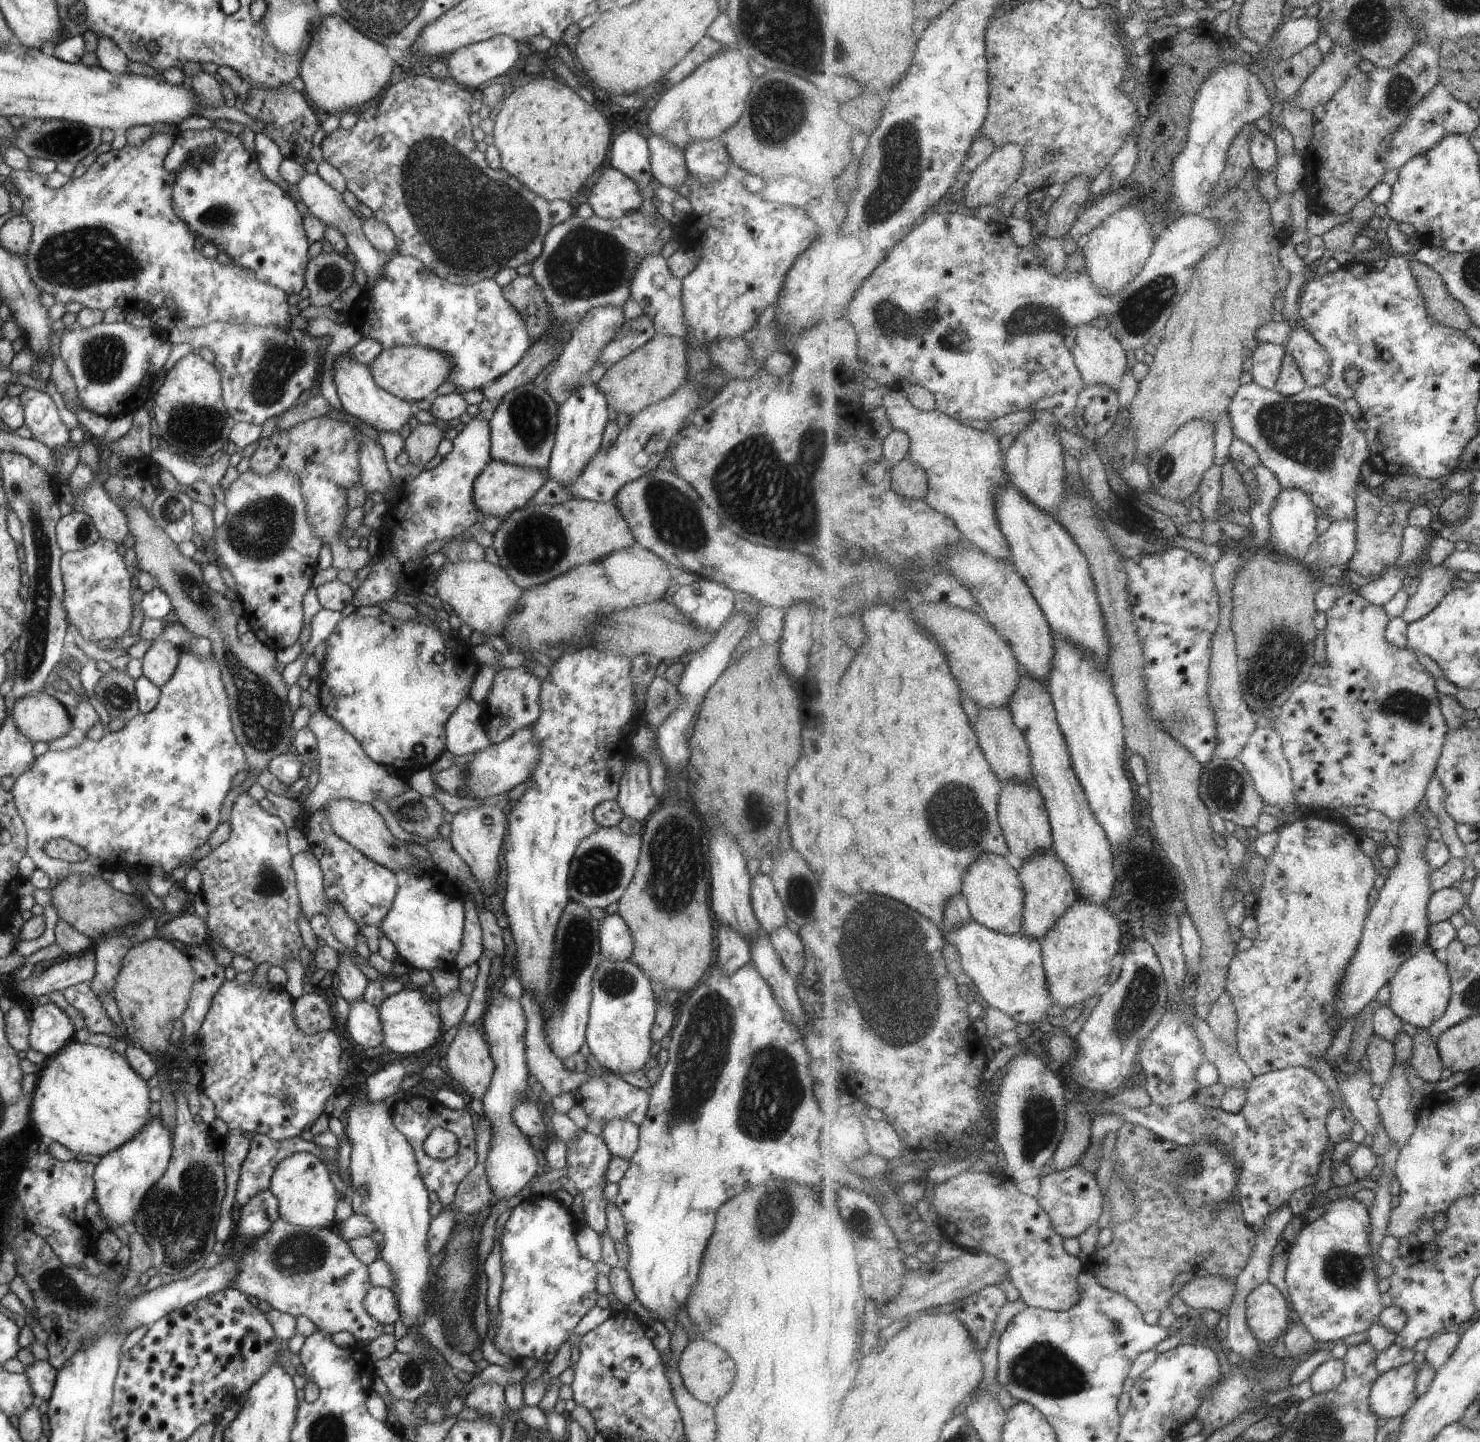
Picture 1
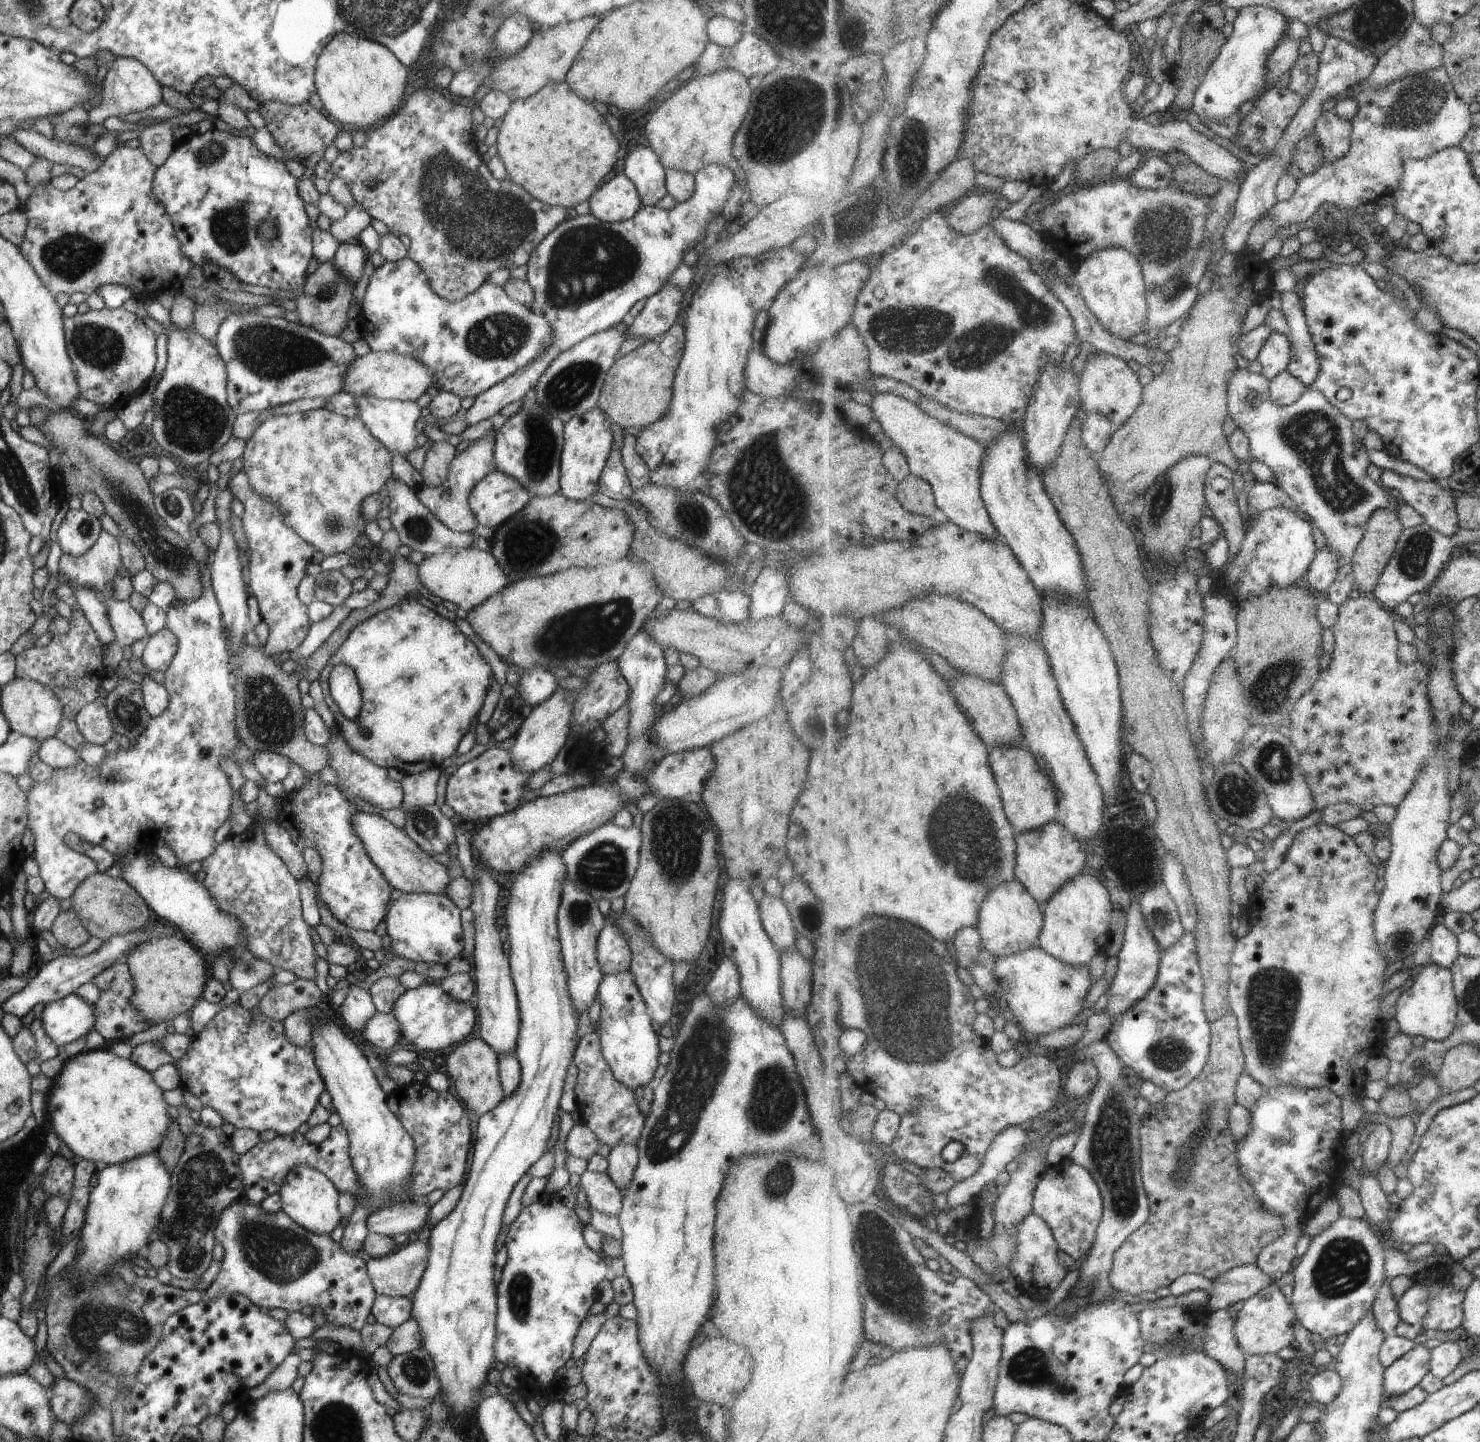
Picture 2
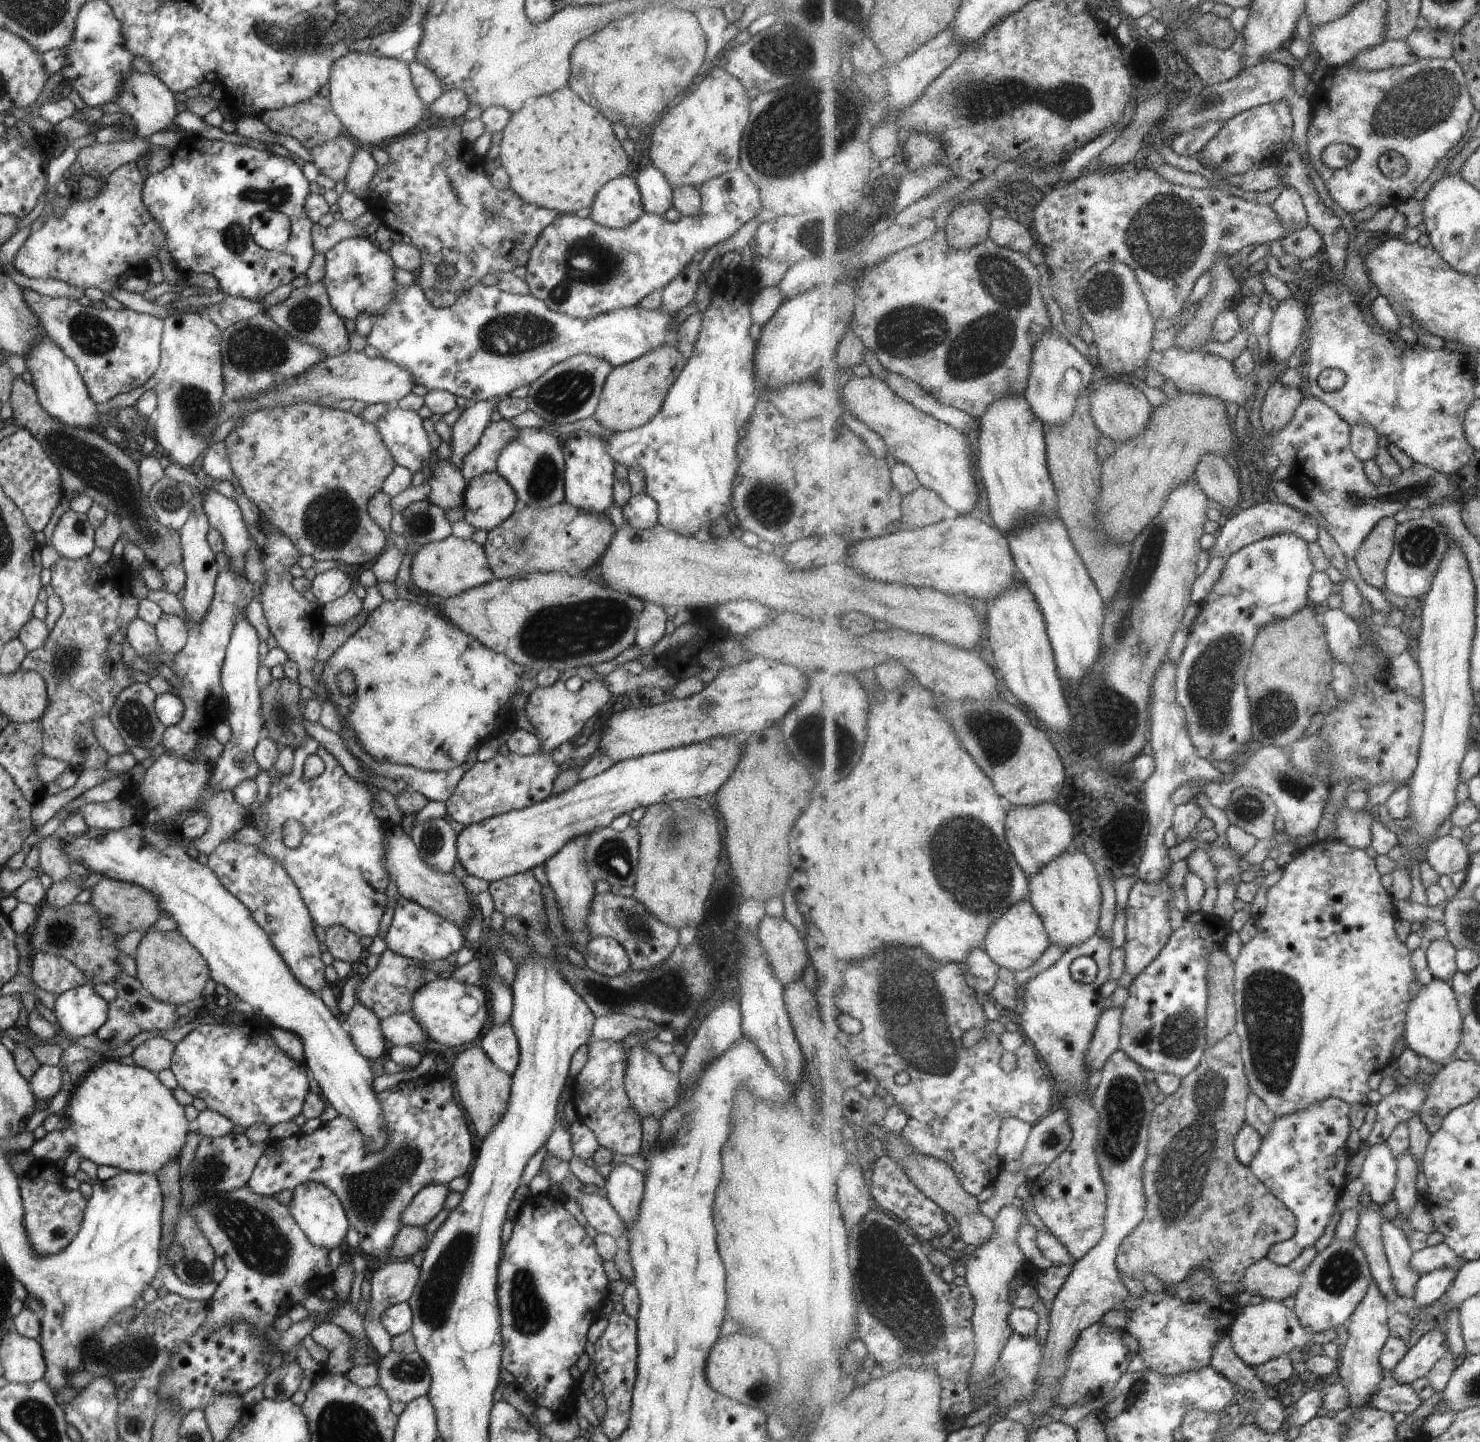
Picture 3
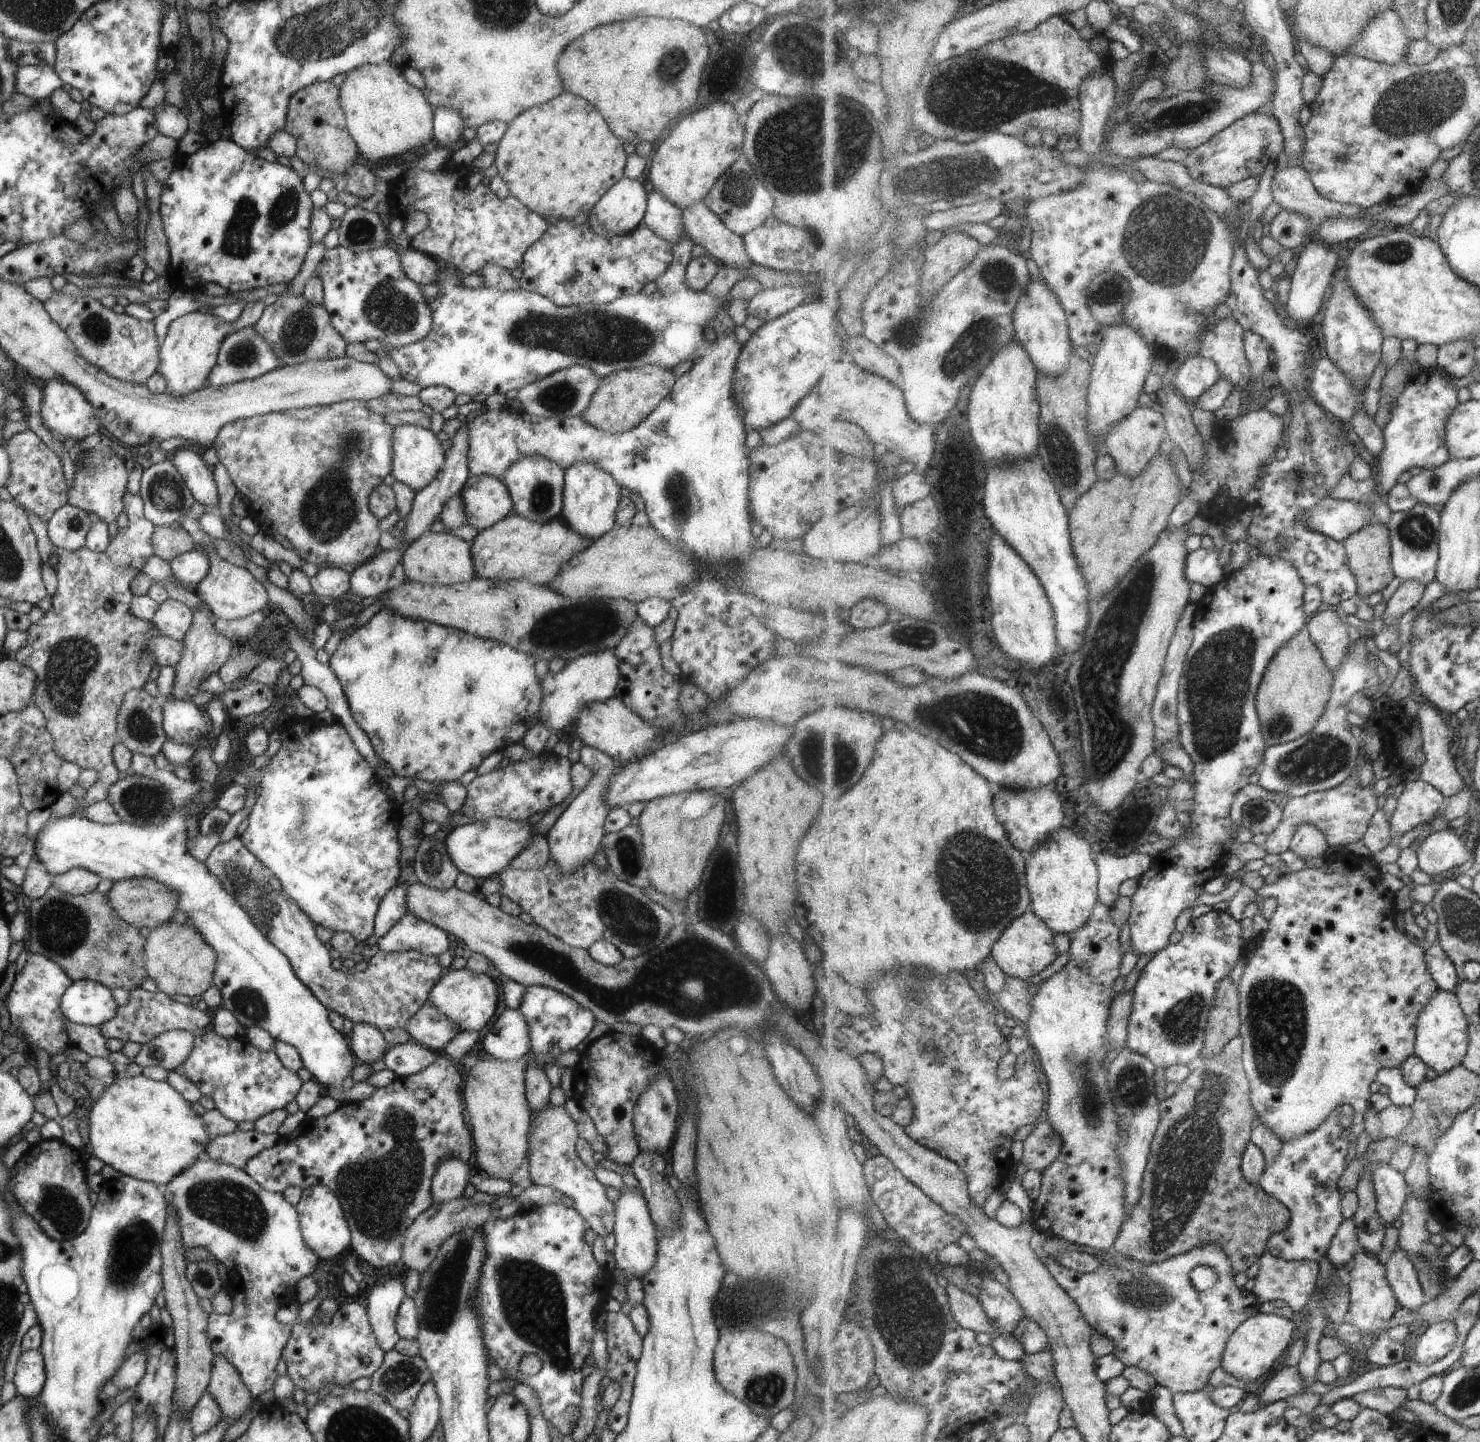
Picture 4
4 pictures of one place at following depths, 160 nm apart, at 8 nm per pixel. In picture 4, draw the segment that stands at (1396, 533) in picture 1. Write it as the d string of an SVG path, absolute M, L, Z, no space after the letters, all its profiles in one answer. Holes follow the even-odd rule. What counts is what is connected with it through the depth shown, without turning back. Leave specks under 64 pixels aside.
M1373 522L1365 529L1346 538L1342 543L1346 546L1348 563L1358 582L1358 595L1367 597L1375 592L1385 592L1385 588L1389 586L1389 582L1395 576L1391 564L1392 542L1388 525Z

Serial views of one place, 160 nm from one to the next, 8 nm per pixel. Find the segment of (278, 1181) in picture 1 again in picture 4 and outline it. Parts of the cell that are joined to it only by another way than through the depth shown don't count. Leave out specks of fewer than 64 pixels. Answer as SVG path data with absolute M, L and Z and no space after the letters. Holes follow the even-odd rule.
M313 1185L302 1189L299 1202L294 1206L303 1242L320 1260L331 1260L350 1247L350 1230L345 1222L338 1198L326 1186Z

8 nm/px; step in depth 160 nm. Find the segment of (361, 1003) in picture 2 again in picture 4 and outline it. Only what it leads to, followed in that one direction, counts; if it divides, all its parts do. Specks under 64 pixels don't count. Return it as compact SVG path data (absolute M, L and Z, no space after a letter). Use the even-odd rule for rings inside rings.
M353 1023L347 1041L357 1063L369 1065L381 1059L386 1051L386 1042L379 1029L365 1023Z

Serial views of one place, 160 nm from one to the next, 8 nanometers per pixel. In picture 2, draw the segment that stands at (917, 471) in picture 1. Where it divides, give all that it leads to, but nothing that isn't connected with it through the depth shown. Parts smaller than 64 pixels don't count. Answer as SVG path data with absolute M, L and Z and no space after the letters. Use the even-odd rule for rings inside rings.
M911 473L905 480L897 482L897 500L913 514L946 523L948 516L937 506L933 487L921 477Z

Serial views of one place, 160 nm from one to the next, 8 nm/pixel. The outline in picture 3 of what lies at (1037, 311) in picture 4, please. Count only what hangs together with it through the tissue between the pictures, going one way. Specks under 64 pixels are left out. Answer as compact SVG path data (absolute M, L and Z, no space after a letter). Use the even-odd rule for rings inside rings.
M1047 331L1035 343L1031 378L1024 394L1038 417L1044 422L1045 428L1047 425L1060 425L1071 418L1079 395L1088 390L1097 374L1096 363L1073 347L1070 340L1059 336L1057 331L1054 333Z

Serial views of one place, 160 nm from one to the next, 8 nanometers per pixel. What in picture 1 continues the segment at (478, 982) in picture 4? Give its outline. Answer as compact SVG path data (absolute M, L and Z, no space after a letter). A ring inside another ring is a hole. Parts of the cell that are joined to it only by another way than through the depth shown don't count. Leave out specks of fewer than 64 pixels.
M401 989L385 997L376 1008L381 1023L382 1046L395 1055L413 1060L426 1048L437 1047L442 1036L442 1022L438 1015L438 1003L420 990Z

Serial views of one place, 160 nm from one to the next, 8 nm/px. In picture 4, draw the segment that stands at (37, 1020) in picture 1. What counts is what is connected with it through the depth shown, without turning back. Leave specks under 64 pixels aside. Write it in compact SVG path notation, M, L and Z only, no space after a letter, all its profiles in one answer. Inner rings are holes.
M91 979L73 981L60 998L60 1011L67 1021L78 1025L102 1025L116 1013L112 992Z

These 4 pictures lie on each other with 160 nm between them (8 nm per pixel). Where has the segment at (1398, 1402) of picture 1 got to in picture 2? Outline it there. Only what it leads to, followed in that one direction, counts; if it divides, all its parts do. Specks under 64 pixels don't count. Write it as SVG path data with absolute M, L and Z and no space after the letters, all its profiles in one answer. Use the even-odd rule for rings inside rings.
M1419 1343L1395 1364L1386 1367L1385 1398L1401 1396L1421 1384L1421 1380L1432 1372L1431 1357L1432 1349Z

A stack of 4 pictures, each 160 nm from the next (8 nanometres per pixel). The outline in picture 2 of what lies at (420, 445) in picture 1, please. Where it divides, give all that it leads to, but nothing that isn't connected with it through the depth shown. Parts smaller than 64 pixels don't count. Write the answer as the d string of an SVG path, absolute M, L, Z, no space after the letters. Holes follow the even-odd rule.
M433 441L424 456L420 475L423 484L438 487L446 479L446 474L454 457L454 446L447 442Z

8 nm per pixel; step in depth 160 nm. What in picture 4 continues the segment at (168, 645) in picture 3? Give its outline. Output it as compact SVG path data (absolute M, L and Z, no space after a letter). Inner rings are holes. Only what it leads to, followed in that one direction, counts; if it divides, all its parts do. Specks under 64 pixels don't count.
M166 598L162 603L158 603L150 621L161 636L183 640L187 627L192 621L192 610L182 602Z

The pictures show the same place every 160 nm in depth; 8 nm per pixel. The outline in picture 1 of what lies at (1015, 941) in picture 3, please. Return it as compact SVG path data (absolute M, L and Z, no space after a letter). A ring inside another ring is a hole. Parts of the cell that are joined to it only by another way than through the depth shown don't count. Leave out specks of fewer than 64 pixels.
M985 853L967 869L962 890L967 899L973 920L1004 935L1025 934L1024 907L1026 892L1019 870L1007 863L1005 857Z

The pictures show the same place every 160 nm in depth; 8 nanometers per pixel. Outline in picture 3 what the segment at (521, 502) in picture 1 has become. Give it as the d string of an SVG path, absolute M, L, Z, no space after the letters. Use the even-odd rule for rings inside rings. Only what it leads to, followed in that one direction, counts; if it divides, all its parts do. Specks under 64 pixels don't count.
M496 471L470 478L462 495L463 520L477 530L490 531L519 507L513 489Z

